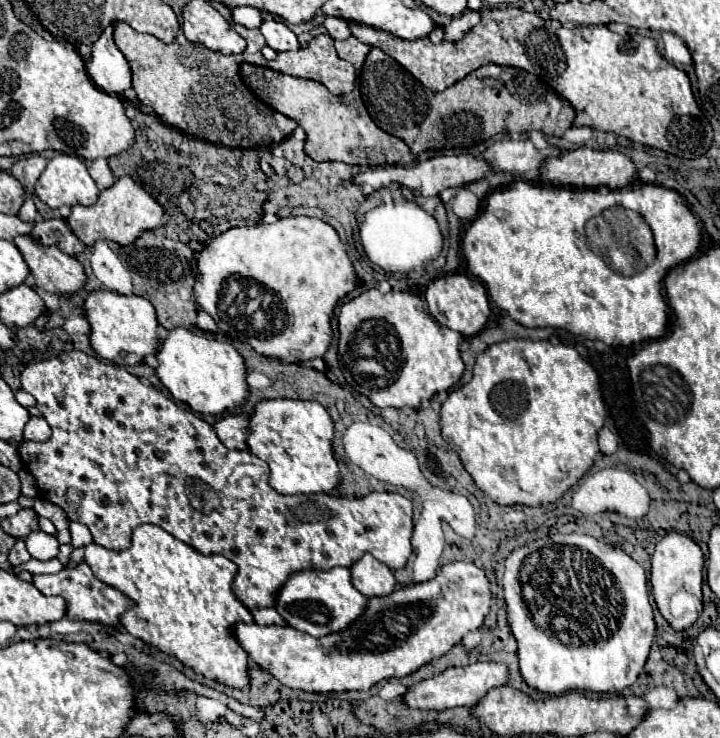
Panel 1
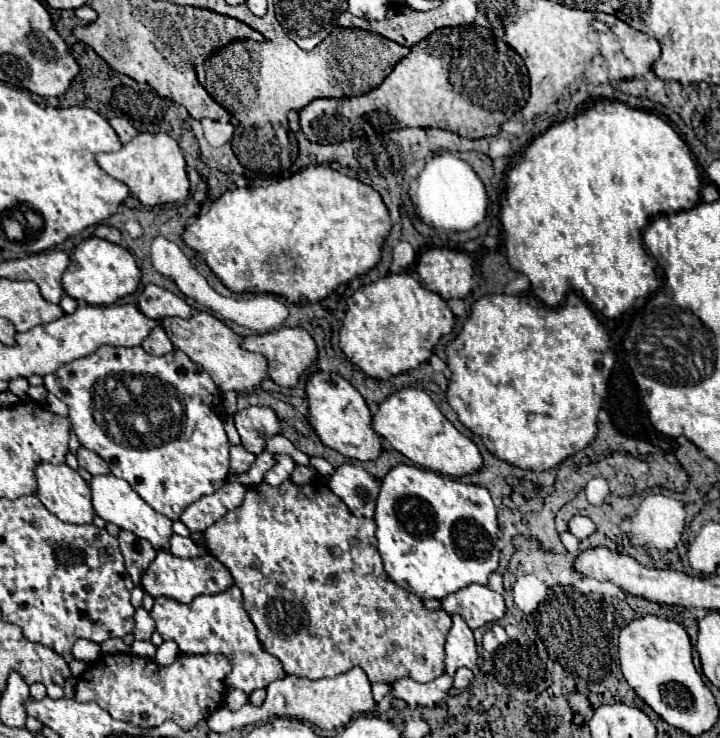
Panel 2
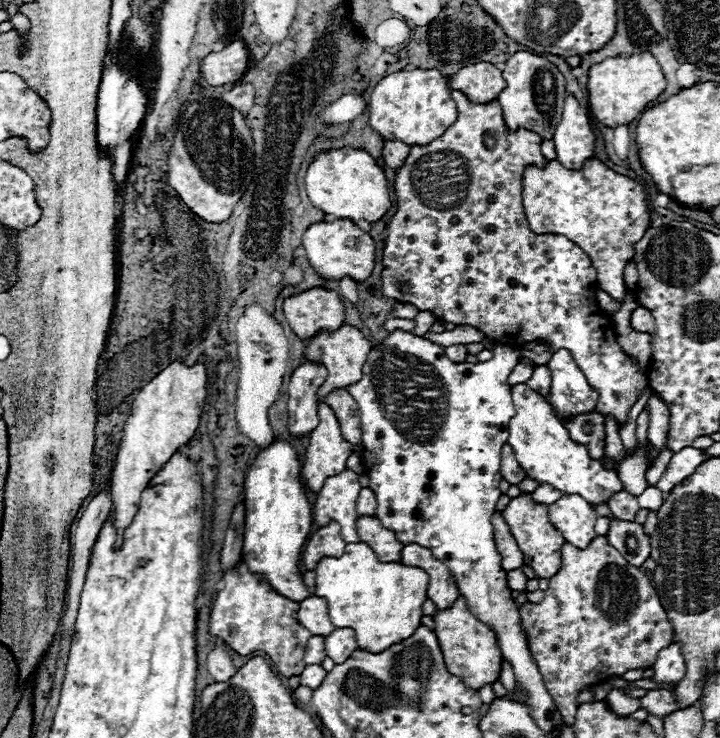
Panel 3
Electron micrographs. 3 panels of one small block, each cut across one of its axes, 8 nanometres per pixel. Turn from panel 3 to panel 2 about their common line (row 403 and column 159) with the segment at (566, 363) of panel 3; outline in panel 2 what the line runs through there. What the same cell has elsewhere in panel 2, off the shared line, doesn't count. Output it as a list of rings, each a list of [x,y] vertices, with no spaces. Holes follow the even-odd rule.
[[[158,550],[158,556],[152,560],[150,568],[144,570],[142,574],[144,592],[148,592],[152,598],[168,596],[178,602],[190,602],[194,596],[200,596],[200,594],[216,594],[230,588],[232,584],[234,584],[234,578],[226,570],[226,566],[220,564],[210,552],[190,560],[190,558],[172,556],[166,550]]]

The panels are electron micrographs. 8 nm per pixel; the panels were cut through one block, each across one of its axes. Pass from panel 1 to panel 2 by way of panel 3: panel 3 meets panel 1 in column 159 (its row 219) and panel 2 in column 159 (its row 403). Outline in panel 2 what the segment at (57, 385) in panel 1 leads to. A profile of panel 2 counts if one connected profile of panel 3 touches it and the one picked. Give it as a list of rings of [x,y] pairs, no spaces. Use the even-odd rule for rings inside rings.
[[[230,586],[224,592],[210,596],[196,596],[190,604],[176,602],[160,596],[154,602],[150,616],[156,622],[156,632],[164,640],[174,640],[182,654],[228,654],[234,660],[234,668],[226,678],[228,688],[240,688],[252,694],[256,688],[266,688],[270,682],[286,676],[282,662],[264,650],[258,640],[256,628],[242,606],[242,592],[238,586]]]

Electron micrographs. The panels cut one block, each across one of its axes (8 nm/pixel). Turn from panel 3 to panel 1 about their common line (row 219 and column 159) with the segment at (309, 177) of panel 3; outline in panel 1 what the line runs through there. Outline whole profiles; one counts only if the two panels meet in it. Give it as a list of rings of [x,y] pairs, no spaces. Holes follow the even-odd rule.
[[[172,328],[164,338],[160,338],[156,358],[156,376],[160,382],[176,400],[188,404],[194,412],[222,414],[224,410],[238,406],[248,396],[246,368],[242,356],[230,342],[198,336],[186,328]]]

